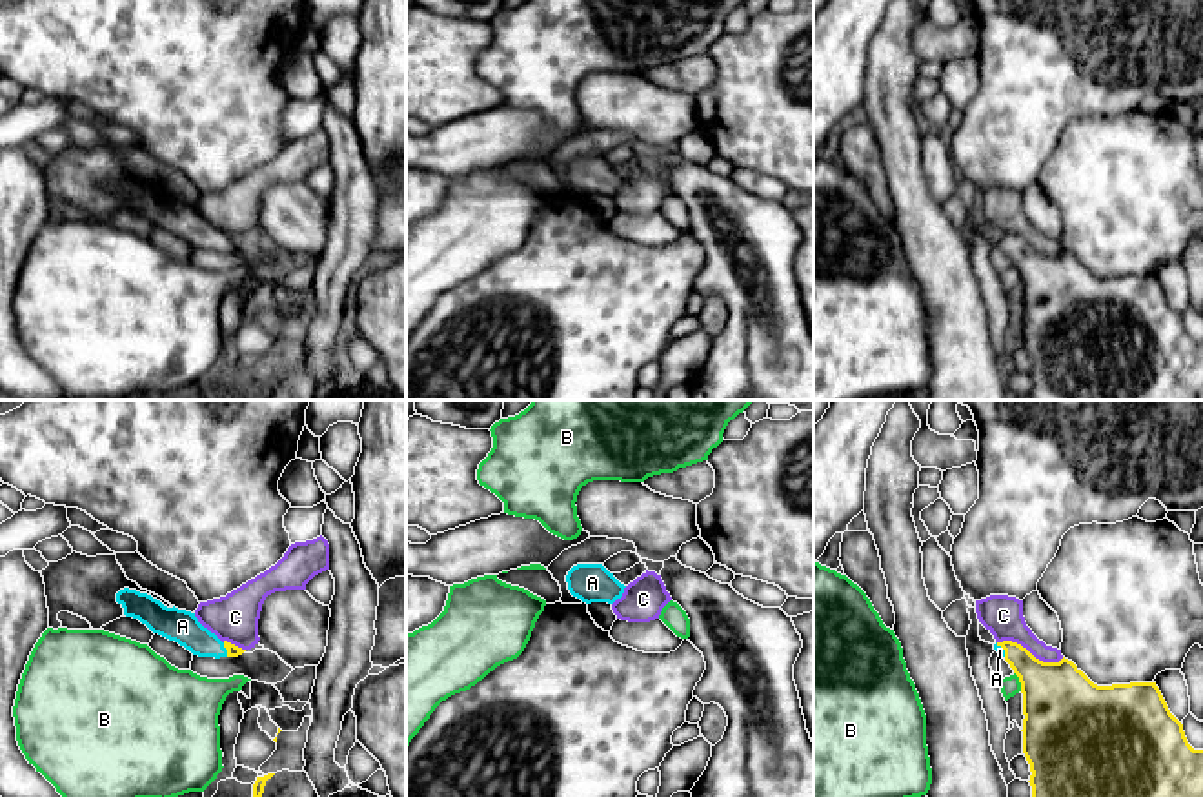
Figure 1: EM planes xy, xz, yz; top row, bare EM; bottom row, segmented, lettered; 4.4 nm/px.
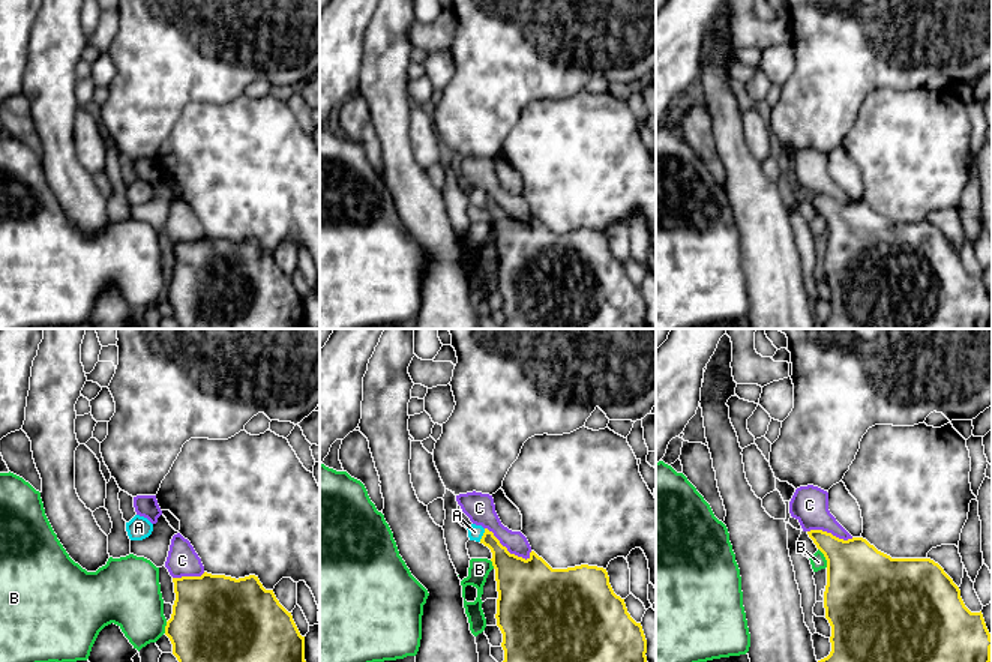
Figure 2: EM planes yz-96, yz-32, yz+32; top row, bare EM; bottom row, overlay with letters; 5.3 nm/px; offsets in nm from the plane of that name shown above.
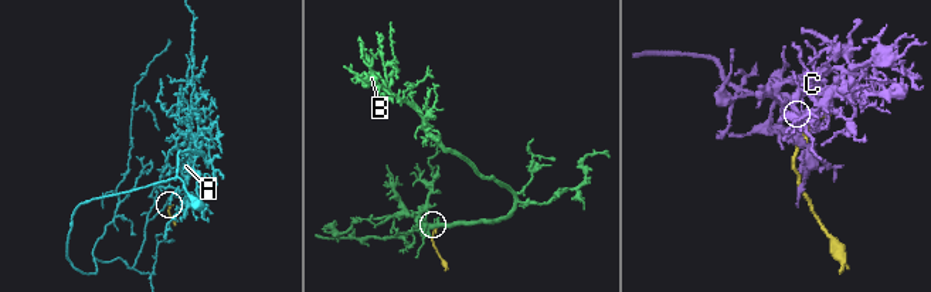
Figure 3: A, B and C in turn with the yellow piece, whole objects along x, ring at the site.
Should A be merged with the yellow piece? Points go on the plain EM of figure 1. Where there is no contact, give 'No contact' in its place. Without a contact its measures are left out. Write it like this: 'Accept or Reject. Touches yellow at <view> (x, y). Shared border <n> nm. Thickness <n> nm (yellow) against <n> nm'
Accept. Touches yellow at xy (226, 241). Shared border 70 nm. Thickness 50 nm (yellow) against 150 nm

